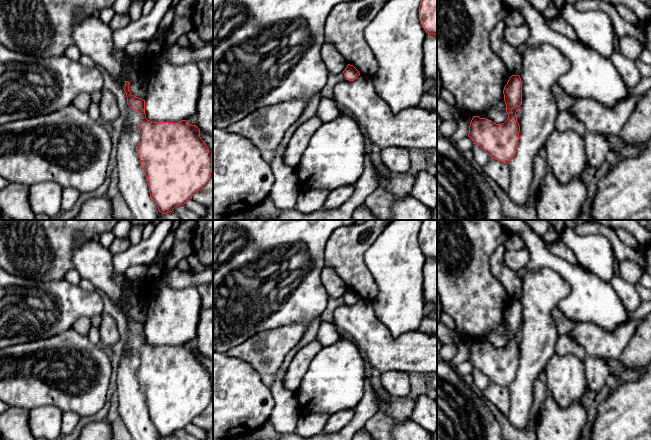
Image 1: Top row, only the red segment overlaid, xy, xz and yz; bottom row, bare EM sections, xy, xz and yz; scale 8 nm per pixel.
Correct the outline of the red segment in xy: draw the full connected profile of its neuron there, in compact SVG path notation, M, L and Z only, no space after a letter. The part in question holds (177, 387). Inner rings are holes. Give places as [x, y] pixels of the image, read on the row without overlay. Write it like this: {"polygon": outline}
{"polygon": "M129 306L123 311L127 328L141 338L139 347L139 367L137 378L145 395L151 423L159 436L172 436L177 430L184 429L192 420L203 413L212 397L212 378L200 361L200 353L186 344L173 346L153 346L146 342L145 324L131 318Z"}

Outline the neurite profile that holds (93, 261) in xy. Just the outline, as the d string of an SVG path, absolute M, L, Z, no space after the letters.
M94 239L73 251L74 268L81 278L89 280L96 290L102 290L122 312L128 305L131 318L145 324L149 302L136 292L128 291L125 284L130 280L114 271L112 258L109 248Z

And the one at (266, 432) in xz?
M267 421L259 429L253 431L252 433L230 440L276 440L280 435L281 434L274 429L274 426Z

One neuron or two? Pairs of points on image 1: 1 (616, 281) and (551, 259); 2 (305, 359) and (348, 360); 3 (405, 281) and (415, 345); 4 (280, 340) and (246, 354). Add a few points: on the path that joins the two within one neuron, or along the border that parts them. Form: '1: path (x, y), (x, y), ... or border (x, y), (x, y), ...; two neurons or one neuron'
1: border (609, 283), (623, 303); two neurons
2: border (323, 347), (311, 361), (301, 380); two neurons
3: border (416, 330), (397, 336), (392, 336), (389, 331); two neurons
4: path (272, 346), (266, 351), (254, 351); one neuron

